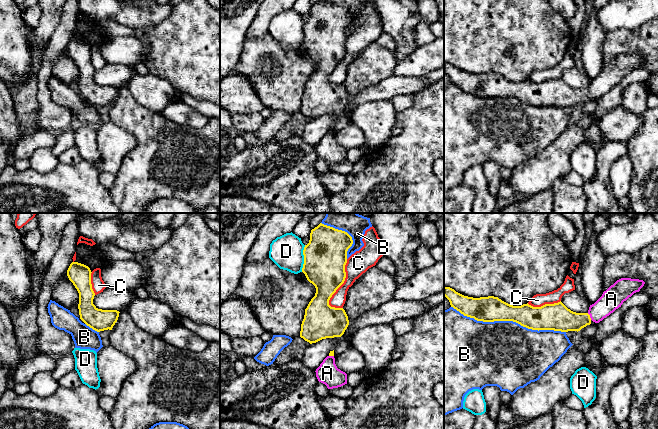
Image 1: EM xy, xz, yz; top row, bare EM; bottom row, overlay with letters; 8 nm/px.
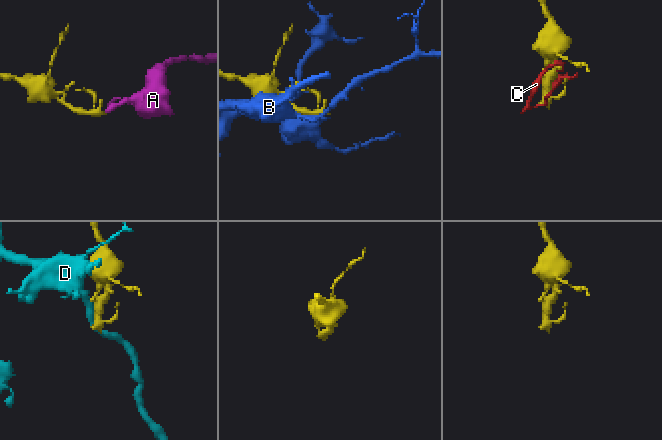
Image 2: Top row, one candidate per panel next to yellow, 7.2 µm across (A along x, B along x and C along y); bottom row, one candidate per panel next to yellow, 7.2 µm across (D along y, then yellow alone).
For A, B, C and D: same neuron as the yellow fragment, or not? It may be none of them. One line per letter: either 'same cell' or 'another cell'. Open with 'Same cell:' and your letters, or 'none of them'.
Same cell: A
A: same cell
B: another cell
C: another cell
D: another cell

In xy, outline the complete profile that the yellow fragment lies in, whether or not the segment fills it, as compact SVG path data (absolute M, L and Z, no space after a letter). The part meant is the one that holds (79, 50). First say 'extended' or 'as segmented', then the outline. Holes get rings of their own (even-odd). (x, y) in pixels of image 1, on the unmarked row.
as segmented; M72 38L67 46L69 56L79 69L78 85L80 95L97 108L112 106L120 88L98 85L93 80L95 69L92 65L91 49L88 42L78 38Z

